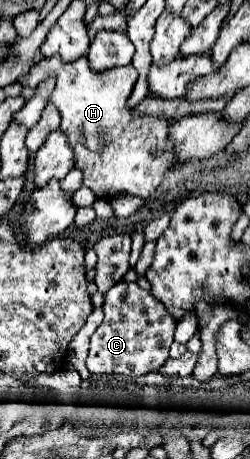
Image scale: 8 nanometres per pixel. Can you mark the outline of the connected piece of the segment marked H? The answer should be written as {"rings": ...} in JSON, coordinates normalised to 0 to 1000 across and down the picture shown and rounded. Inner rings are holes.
{"rings":[[[212,122],[132,139],[84,183],[140,192],[156,174],[180,174],[204,161],[228,166],[228,187],[196,222],[244,244],[244,288],[300,327],[300,362],[332,366],[332,405],[364,410],[404,436],[444,436],[484,423],[556,427],[572,436],[604,431],[708,349],[676,305],[676,261],[548,253],[508,235],[508,218],[548,174],[540,148],[476,144],[428,157],[380,157],[348,126],[260,139],[236,122]]]}

